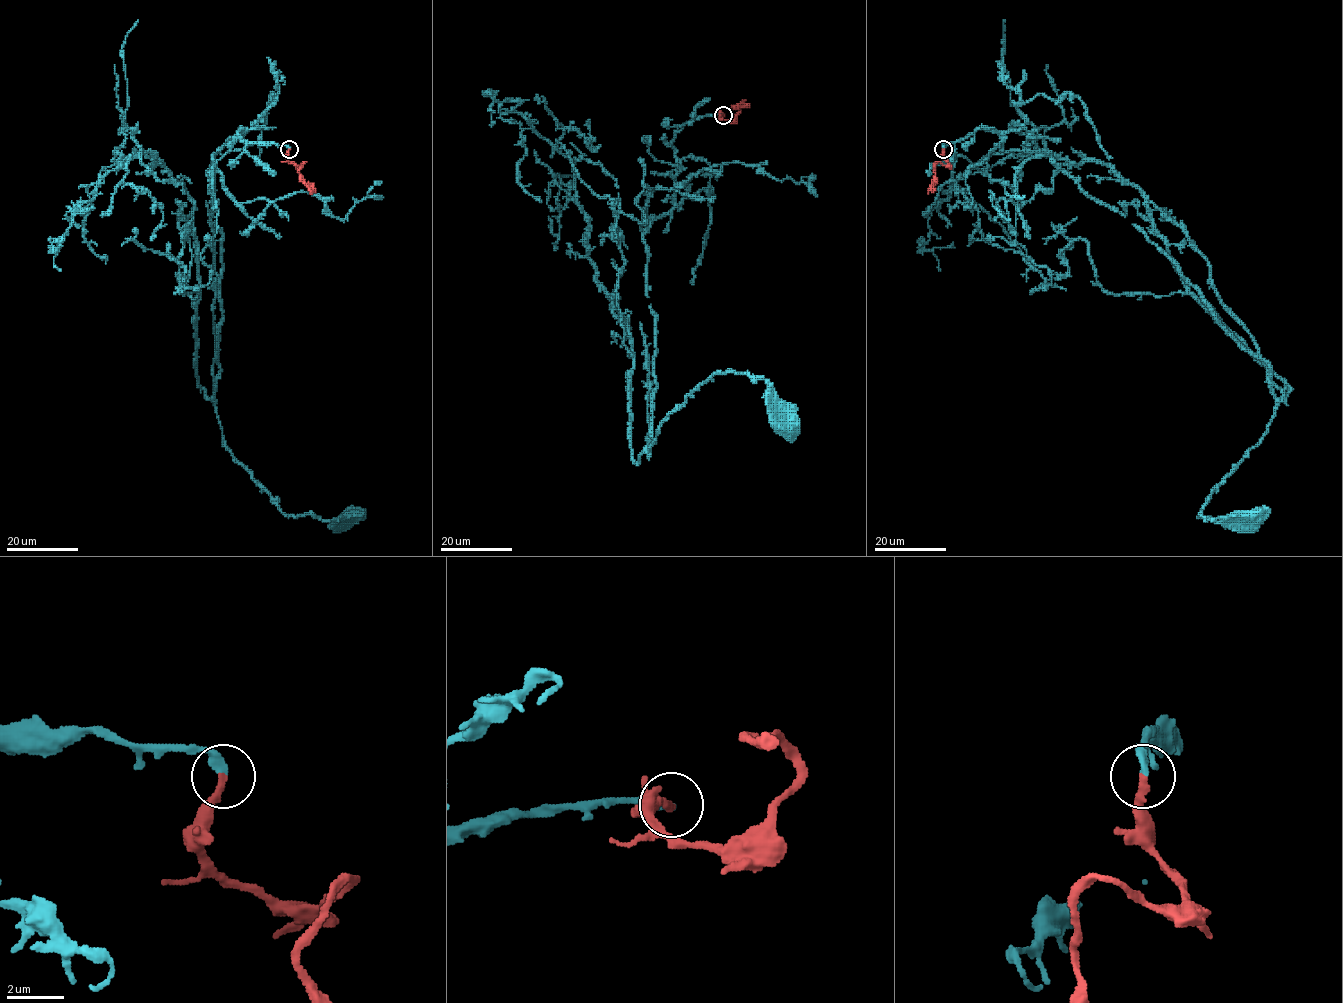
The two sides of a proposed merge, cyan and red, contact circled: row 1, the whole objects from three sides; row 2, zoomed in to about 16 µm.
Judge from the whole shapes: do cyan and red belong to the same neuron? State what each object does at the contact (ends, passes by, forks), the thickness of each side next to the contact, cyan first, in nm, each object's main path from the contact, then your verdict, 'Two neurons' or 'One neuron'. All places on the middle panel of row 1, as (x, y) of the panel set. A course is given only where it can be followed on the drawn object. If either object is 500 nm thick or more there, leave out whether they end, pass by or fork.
At the ring cyan ends. At the ring red ends. Thickness 320 nm (cyan) against 260 nm. Course of cyan: (723, 115), (671, 142), (668, 212), (613, 213), (631, 459), (720, 373), (785, 425). Course of red: (723, 115), (725, 120), (733, 119), (739, 111), (733, 107), (749, 105). One neuron

